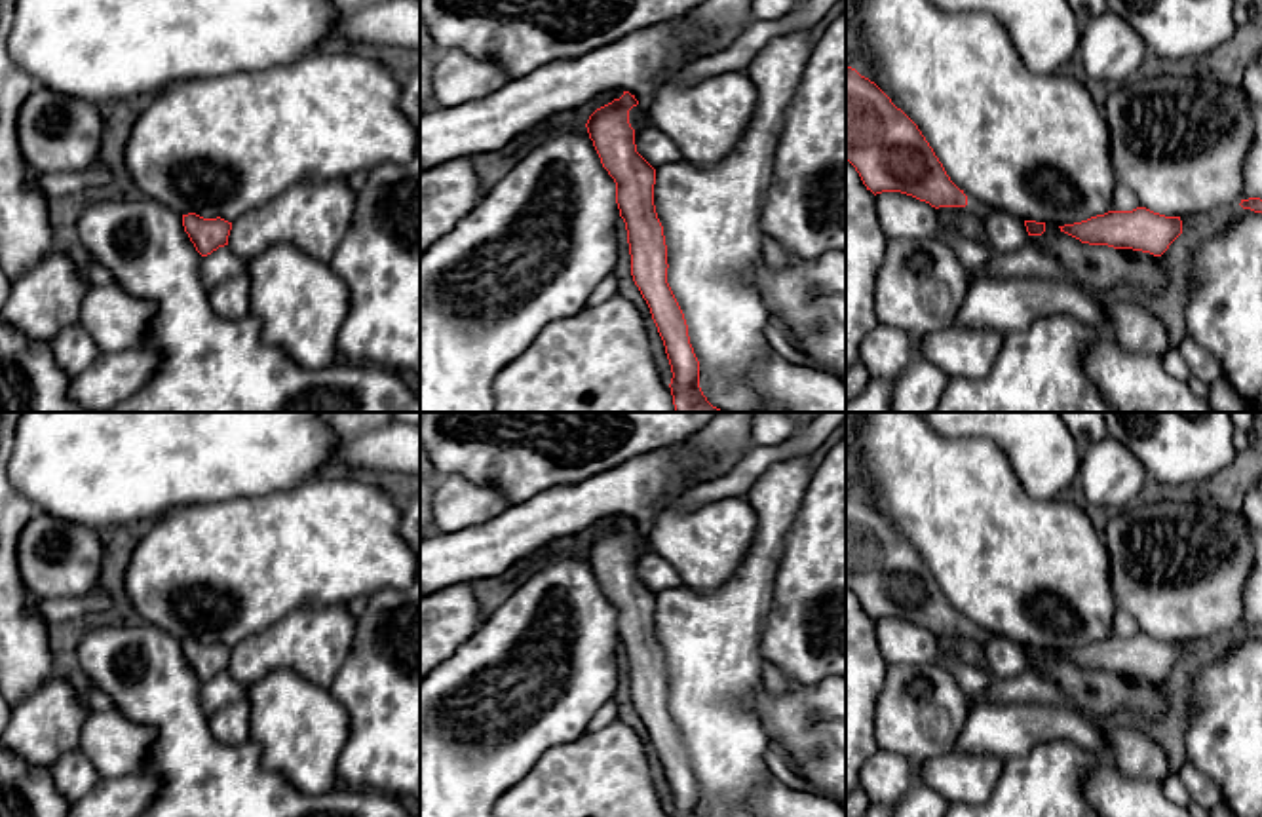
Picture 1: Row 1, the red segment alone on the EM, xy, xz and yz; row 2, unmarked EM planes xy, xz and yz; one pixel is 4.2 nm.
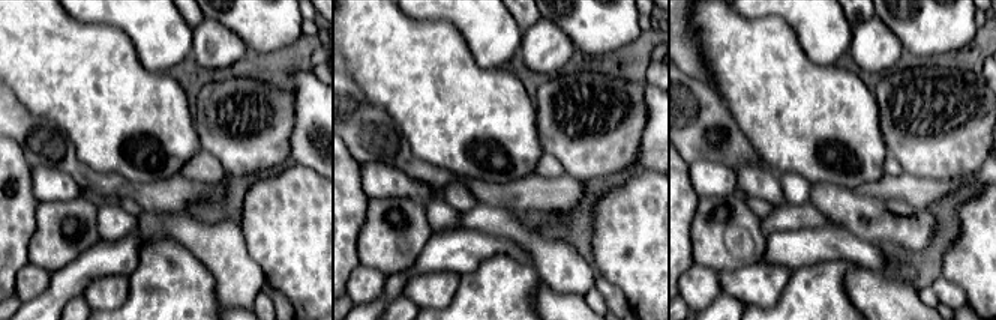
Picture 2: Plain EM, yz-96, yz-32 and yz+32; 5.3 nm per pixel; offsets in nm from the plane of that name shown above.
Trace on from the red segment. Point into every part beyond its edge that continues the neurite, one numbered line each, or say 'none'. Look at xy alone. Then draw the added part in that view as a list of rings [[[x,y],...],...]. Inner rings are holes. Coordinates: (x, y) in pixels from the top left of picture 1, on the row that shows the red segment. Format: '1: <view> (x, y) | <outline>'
none

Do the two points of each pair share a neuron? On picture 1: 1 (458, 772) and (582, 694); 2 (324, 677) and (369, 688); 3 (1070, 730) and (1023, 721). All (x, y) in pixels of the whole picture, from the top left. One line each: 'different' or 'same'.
1: same
2: different
3: same

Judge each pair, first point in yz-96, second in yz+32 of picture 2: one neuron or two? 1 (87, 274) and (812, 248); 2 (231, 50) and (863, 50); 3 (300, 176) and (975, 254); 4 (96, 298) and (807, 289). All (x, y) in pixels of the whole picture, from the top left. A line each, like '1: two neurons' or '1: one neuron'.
1: one neuron
2: one neuron
3: one neuron
4: two neurons

